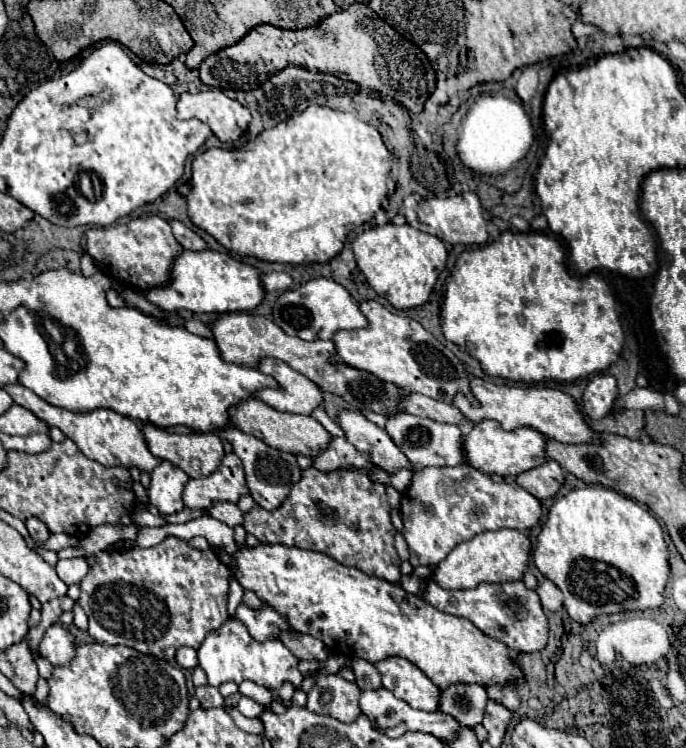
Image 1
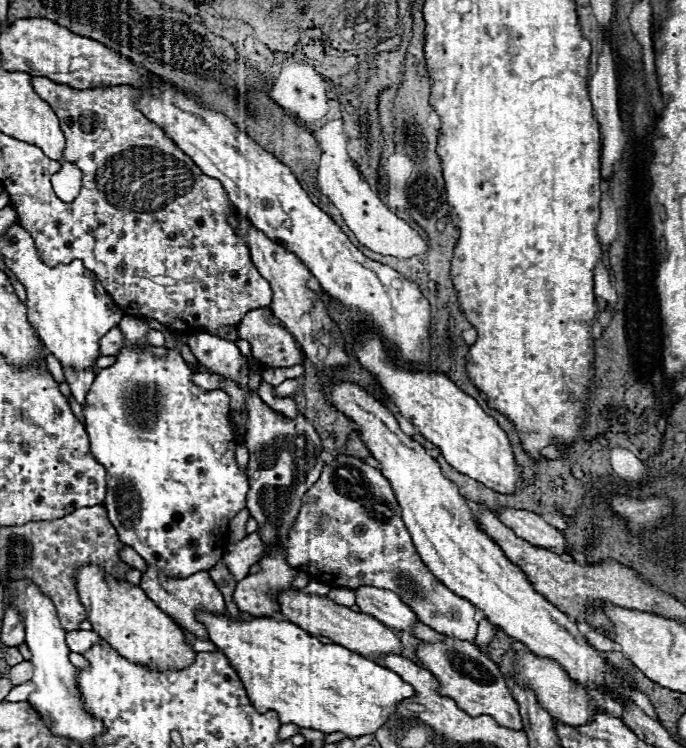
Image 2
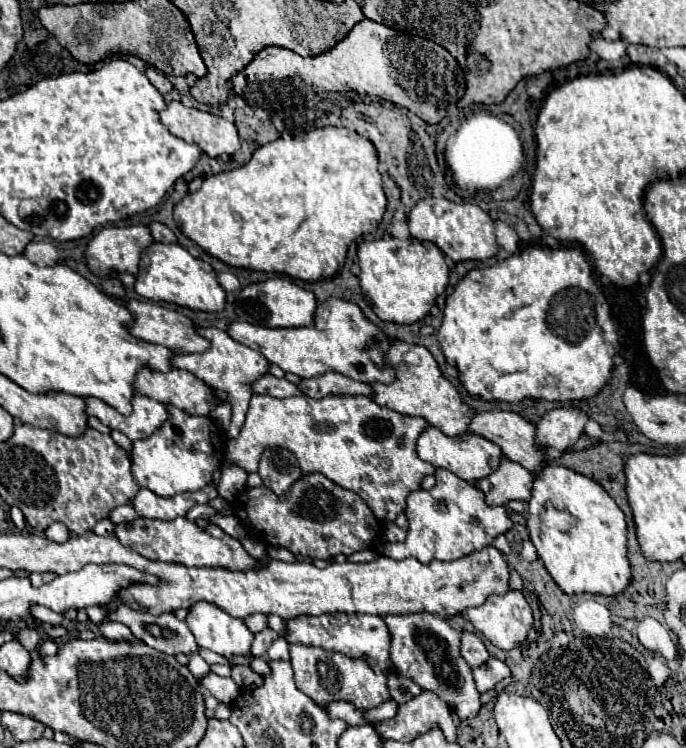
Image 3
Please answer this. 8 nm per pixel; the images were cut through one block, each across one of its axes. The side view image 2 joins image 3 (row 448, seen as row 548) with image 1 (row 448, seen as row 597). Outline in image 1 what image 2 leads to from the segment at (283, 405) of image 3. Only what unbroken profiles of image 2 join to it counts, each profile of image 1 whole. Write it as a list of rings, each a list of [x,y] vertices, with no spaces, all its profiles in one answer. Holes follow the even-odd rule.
[[[398,412],[394,416],[386,416],[384,430],[388,436],[398,444],[398,448],[404,452],[404,456],[410,460],[412,470],[422,470],[426,466],[458,466],[464,464],[464,456],[460,450],[462,444],[462,432],[454,424],[442,424],[430,418],[420,418],[414,414]]]

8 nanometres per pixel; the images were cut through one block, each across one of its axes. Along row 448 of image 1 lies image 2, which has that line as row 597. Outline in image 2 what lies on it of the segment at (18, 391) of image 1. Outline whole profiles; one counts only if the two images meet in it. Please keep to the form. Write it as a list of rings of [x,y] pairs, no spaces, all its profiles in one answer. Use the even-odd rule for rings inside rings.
[[[82,566],[76,574],[78,596],[86,608],[88,620],[94,626],[94,632],[100,634],[120,656],[126,656],[134,664],[142,664],[148,670],[184,670],[196,660],[196,652],[186,642],[184,630],[162,612],[142,588],[132,586],[130,582],[114,580],[106,576],[98,566]]]

